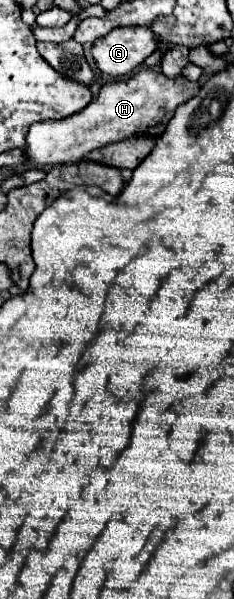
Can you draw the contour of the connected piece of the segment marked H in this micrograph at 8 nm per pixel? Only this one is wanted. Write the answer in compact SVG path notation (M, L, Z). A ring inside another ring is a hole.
M183 45L171 47L161 61L161 71L143 69L135 77L125 81L107 83L99 97L95 97L83 111L69 119L35 123L27 135L27 163L35 167L51 167L63 163L77 163L93 149L101 149L109 143L125 141L133 135L159 137L165 125L173 117L175 109L199 93L199 83L191 83L181 75L181 69L189 63L189 49ZM175 77L175 79L169 79Z

